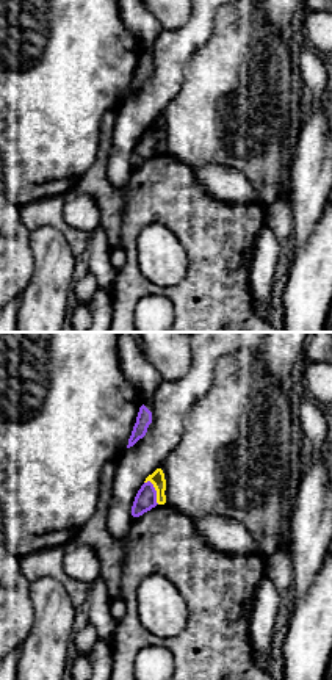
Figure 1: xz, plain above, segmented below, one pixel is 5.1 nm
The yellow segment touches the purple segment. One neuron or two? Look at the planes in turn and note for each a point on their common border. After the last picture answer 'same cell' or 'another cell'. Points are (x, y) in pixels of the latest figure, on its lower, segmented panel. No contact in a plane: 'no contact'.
contact (155, 489)

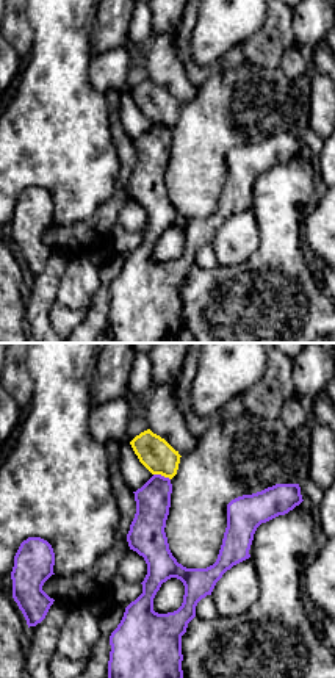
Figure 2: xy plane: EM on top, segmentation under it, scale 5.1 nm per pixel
contact (162, 475)

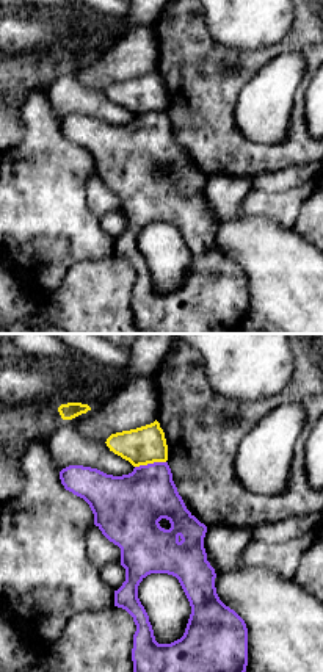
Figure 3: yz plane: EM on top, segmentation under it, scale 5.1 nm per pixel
contact (149, 462)

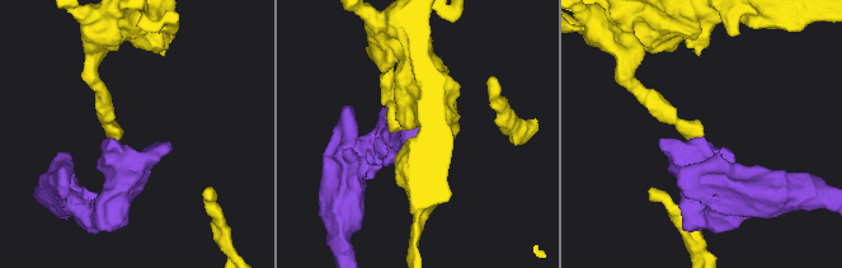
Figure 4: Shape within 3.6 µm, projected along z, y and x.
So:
another cell

